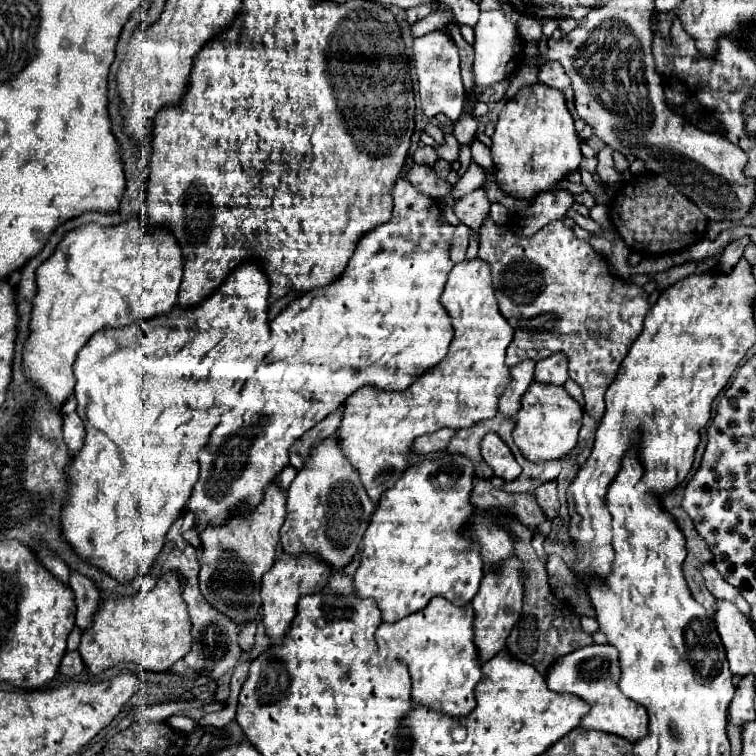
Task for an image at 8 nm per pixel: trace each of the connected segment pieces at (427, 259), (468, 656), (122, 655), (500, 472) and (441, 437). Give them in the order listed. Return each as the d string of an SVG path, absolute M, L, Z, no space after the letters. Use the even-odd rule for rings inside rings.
M405 178L397 180L397 184L393 188L393 200L395 200L395 206L393 206L393 218L391 218L391 222L387 222L383 226L377 226L375 230L367 232L359 240L357 250L355 250L353 258L349 260L349 264L347 264L347 268L345 268L345 272L341 274L339 280L335 280L333 284L329 284L329 286L325 286L325 288L321 288L317 292L301 294L275 320L269 321L267 317L267 322L269 322L269 340L261 346L261 366L259 366L257 374L253 376L253 380L249 380L245 384L245 388L241 390L241 396L239 396L237 404L231 410L227 410L227 414L223 414L219 426L211 432L209 444L205 446L205 450L201 454L201 460L199 460L199 464L201 464L199 482L193 486L193 494L191 494L191 498L189 498L187 506L185 506L185 512L193 514L197 528L203 528L203 526L223 526L233 514L251 514L257 508L257 504L263 500L265 488L281 474L281 470L285 466L289 466L289 448L291 448L291 444L295 440L299 440L309 428L313 428L323 418L333 414L355 390L359 390L363 386L373 386L373 388L385 390L385 392L407 390L421 374L425 374L427 370L437 366L447 356L449 342L453 338L453 330L451 330L451 322L449 322L447 312L443 310L439 298L443 294L443 286L447 282L447 274L455 266L451 262L451 258L449 258L449 240L451 240L453 232L455 232L455 226L449 226L441 218L439 204L433 198L417 192Z
M433 598L427 610L419 610L419 614L409 614L407 618L403 618L403 622L395 622L391 626L381 624L375 632L375 642L387 658L397 658L407 666L413 680L413 690L411 690L413 704L427 706L451 718L467 716L475 708L475 686L481 678L481 662L479 662L477 648L473 646L471 604L467 604L465 608L457 608L451 606L451 602L447 602L445 598Z
M165 574L163 578L159 578L155 588L149 590L149 594L107 598L95 614L93 628L83 632L79 654L83 658L83 664L93 676L99 676L103 670L109 670L121 662L133 662L145 672L165 672L191 650L191 628L189 626L191 622L187 618L187 606L183 606L183 598L179 598L179 576Z
M487 434L487 438L483 438L481 456L493 466L495 476L503 478L505 482L511 482L521 474L521 466L513 458L509 446L499 438L499 434Z
M443 428L443 430L435 432L435 434L427 434L427 436L423 436L423 438L419 438L419 440L415 442L415 452L417 452L417 454L441 452L441 450L445 450L445 448L449 446L453 434L455 434L455 432L453 432L451 428Z

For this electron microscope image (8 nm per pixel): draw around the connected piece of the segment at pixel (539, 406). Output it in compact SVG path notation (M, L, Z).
M533 382L529 390L523 394L513 438L521 454L529 462L559 460L565 458L577 446L581 418L583 418L581 406L565 392L563 386L539 386L539 382Z

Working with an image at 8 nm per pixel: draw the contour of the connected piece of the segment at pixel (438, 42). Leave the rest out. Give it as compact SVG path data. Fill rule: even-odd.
M439 30L425 34L421 38L415 38L413 60L415 60L417 80L419 80L419 96L421 96L423 114L427 118L435 118L437 114L447 114L455 122L465 104L465 90L463 90L463 82L459 74L459 52L457 52L455 42L447 38L447 34L439 34Z

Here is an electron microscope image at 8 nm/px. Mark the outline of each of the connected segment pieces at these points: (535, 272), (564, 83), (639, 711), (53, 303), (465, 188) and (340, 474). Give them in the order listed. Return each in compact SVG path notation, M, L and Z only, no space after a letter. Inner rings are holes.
M487 218L487 222L479 228L477 258L489 264L499 312L515 330L515 336L507 348L507 364L515 366L523 360L539 362L555 352L563 352L569 360L569 378L575 380L583 390L587 414L595 420L601 420L605 410L603 396L633 340L641 334L643 318L649 312L647 292L641 286L627 284L625 280L621 282L613 274L607 274L607 266L603 266L605 258L597 254L589 242L579 240L561 220L551 222L531 238L519 238L517 228L497 226L491 218Z
M545 62L539 70L539 82L557 90L565 90L571 86L571 80L567 78L563 66L559 62Z
M595 644L583 650L575 650L575 654L567 654L567 658L559 658L559 662L555 662L555 666L551 666L547 674L547 686L557 694L575 694L591 706L591 712L583 718L581 728L601 730L607 734L621 736L629 742L637 742L647 736L647 710L641 704L629 700L619 690L619 676L621 668L617 648Z
M137 216L115 228L87 224L69 232L55 248L53 256L37 270L37 294L31 302L33 308L29 336L23 344L21 366L25 378L43 394L47 394L51 406L61 408L73 394L73 362L91 336L105 328L123 328L161 314L169 314L177 302L181 276L183 256L179 244L171 238L171 234L167 234L167 230L153 230L151 236L145 236Z
M471 160L471 164L469 164L465 176L455 184L455 188L453 188L453 192L451 192L453 198L461 198L461 194L469 194L469 192L481 188L483 178L485 178L485 170L483 170L475 160Z
M327 438L327 442L321 442L313 450L287 490L287 518L281 526L283 552L293 556L317 556L331 568L335 566L335 570L345 568L359 552L373 512L375 506L367 498L359 474L355 474L347 458L343 458L339 442Z

